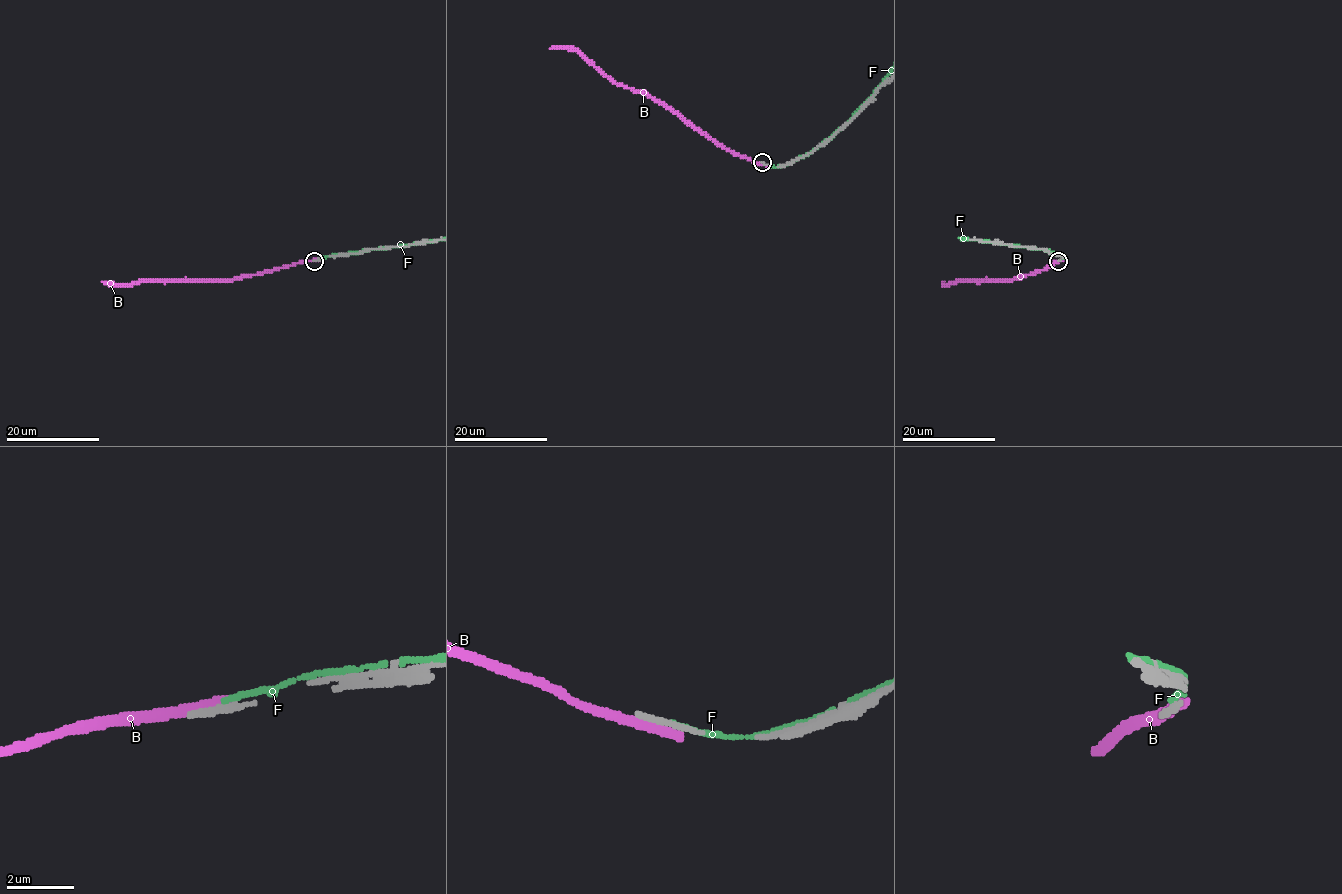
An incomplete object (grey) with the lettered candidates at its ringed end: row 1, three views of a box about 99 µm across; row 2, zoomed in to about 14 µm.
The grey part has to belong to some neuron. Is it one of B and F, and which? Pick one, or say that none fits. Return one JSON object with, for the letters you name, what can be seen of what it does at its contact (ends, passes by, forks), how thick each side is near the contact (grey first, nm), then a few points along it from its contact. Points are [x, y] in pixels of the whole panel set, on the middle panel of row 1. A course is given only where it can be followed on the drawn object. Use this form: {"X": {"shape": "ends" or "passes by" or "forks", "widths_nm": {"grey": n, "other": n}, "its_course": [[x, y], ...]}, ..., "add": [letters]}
{"add": []}

